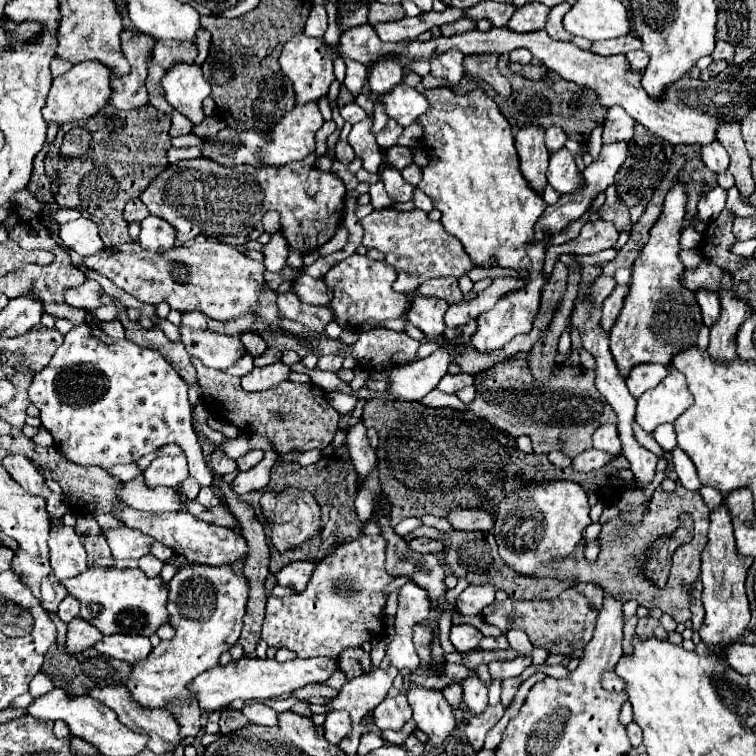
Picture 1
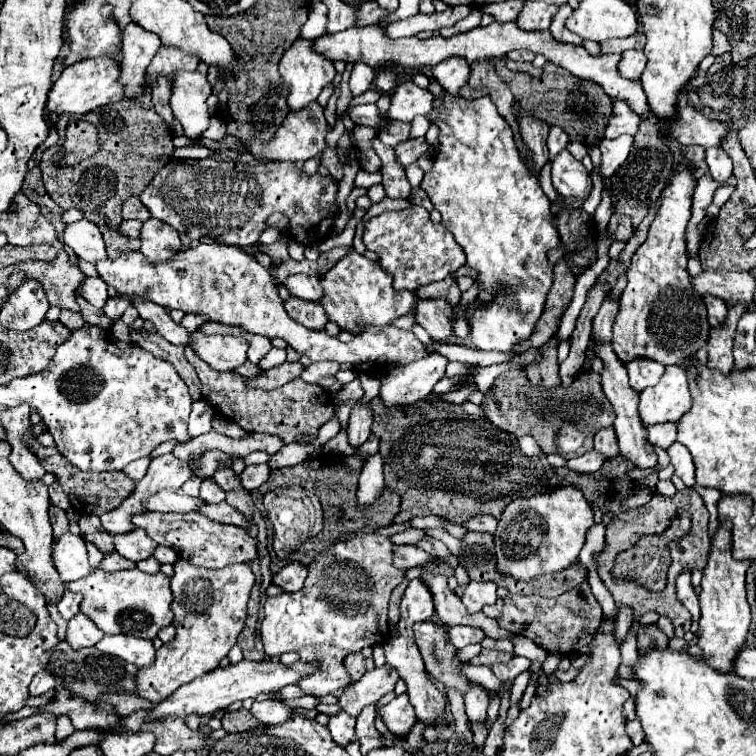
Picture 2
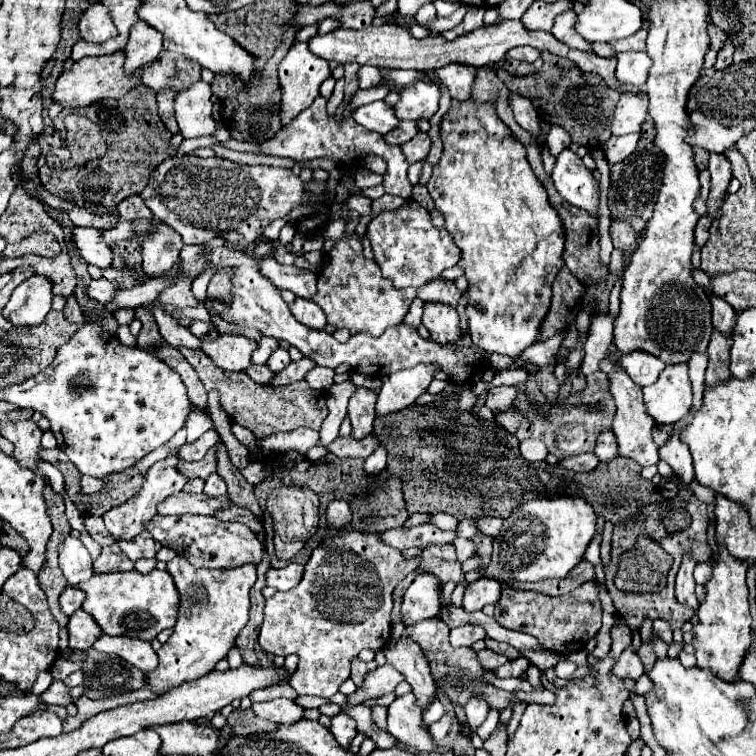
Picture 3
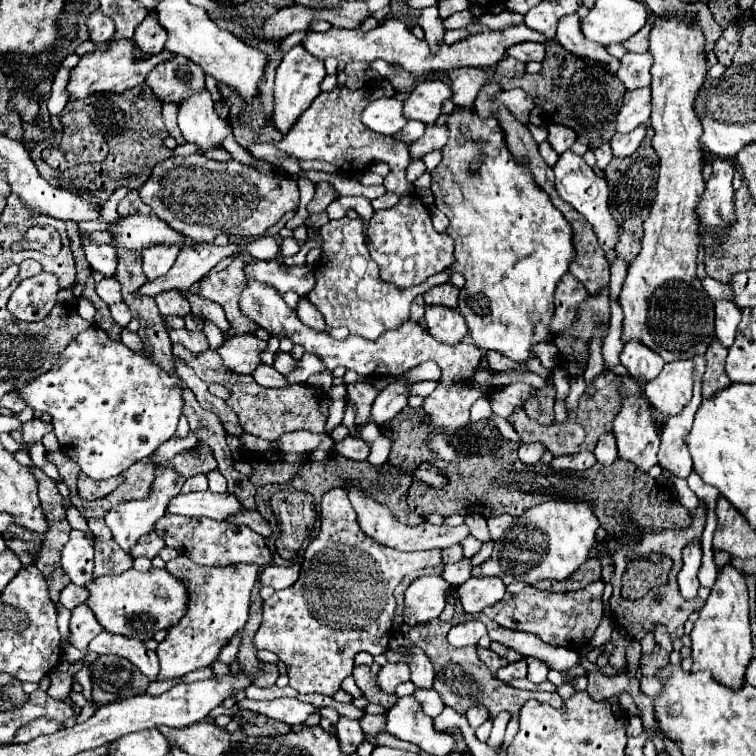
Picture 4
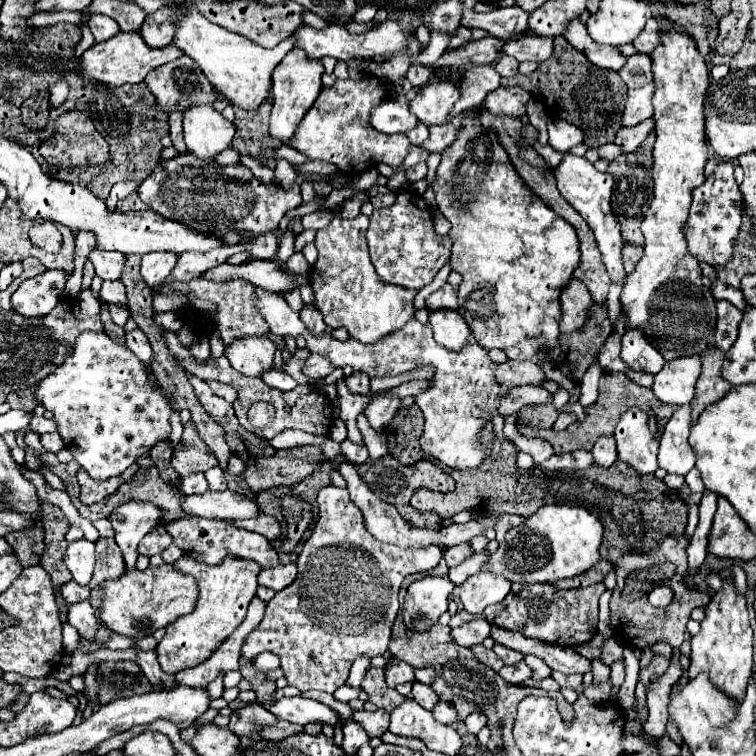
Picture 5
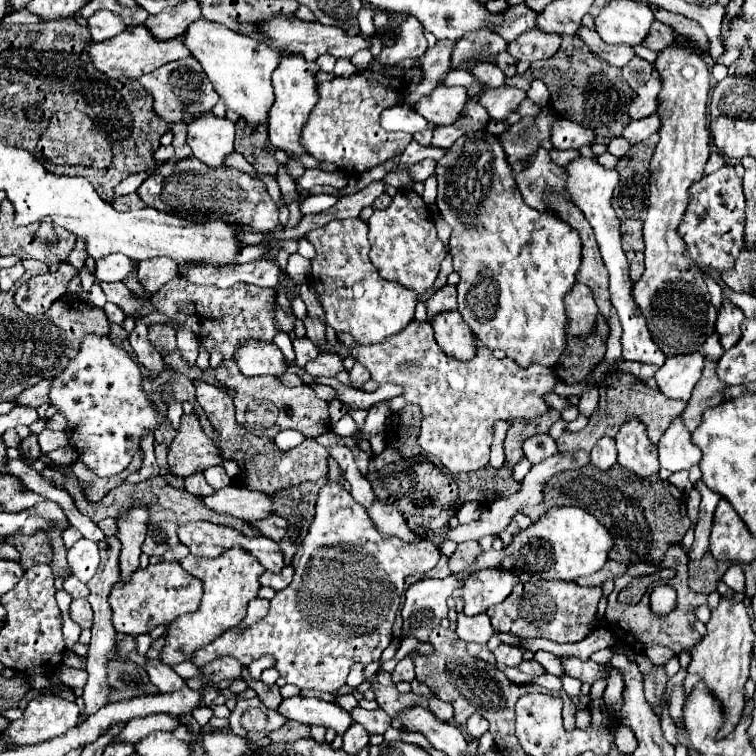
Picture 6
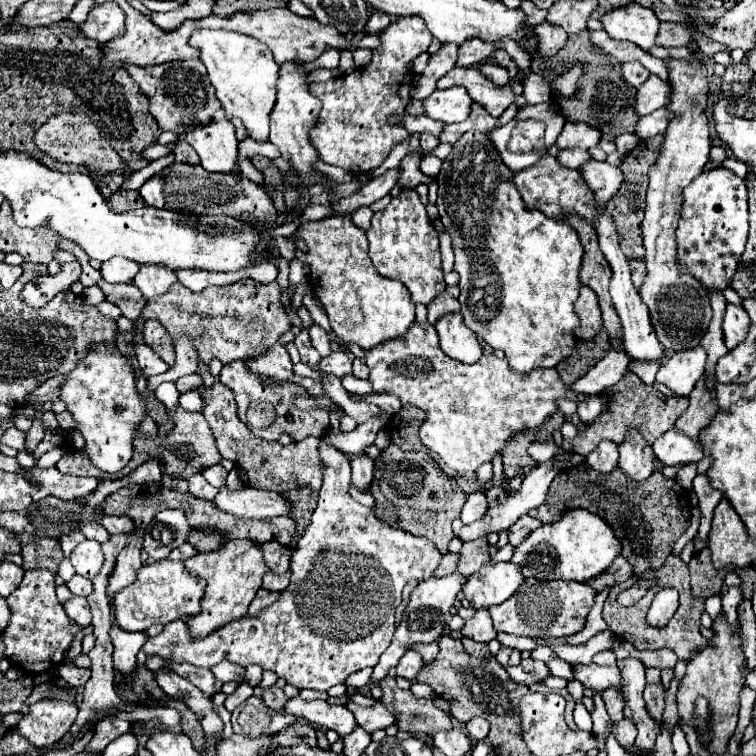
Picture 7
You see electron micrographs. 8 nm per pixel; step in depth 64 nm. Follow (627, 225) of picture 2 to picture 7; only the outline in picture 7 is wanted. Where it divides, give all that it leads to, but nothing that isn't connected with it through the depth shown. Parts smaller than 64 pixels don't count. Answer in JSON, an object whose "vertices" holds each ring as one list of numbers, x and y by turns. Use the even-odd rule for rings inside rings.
{"vertices":[[630,260,630,268,632,268,632,282,636,288,640,288,640,284,644,282,644,276,646,276,646,266,642,260]]}

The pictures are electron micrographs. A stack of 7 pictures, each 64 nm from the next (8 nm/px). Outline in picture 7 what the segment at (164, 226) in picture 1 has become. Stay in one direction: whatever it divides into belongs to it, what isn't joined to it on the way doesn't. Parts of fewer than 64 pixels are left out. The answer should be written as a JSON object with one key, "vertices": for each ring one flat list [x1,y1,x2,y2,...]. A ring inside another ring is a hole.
{"vertices":[[140,266,140,272,134,278,134,284,142,290,146,298,160,296,168,292,168,288,176,282,174,270,166,270,166,266]]}

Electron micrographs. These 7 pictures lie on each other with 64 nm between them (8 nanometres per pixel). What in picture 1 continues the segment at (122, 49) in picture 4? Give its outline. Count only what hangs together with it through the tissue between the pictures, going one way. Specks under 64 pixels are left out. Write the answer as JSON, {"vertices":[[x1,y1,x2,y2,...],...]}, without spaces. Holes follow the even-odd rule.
{"vertices":[[82,62,78,66,72,66,64,76,52,80,52,88,44,106,44,120,48,124,66,124,66,122,78,122,88,120,94,114,98,114,112,94,110,90,110,72,100,62]]}

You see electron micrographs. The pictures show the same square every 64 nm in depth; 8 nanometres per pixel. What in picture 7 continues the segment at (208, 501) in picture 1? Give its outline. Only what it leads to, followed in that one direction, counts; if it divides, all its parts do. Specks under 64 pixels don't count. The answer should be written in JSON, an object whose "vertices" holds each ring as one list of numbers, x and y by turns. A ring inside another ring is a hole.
{"vertices":[[220,464,206,468,202,474,204,474,204,478,206,478,212,486,216,486,216,488,222,488,222,486,226,484,226,476,228,476,228,472,226,472]]}

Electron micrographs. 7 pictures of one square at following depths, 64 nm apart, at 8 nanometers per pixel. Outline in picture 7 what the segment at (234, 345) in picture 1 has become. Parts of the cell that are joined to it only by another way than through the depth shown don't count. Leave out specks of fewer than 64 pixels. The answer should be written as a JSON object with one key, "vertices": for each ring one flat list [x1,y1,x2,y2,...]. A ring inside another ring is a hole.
{"vertices":[[274,344,270,350,266,350,264,356,258,356,250,362,246,362,246,368,260,376,274,376,280,380,290,380,292,376,292,360,284,346]]}

